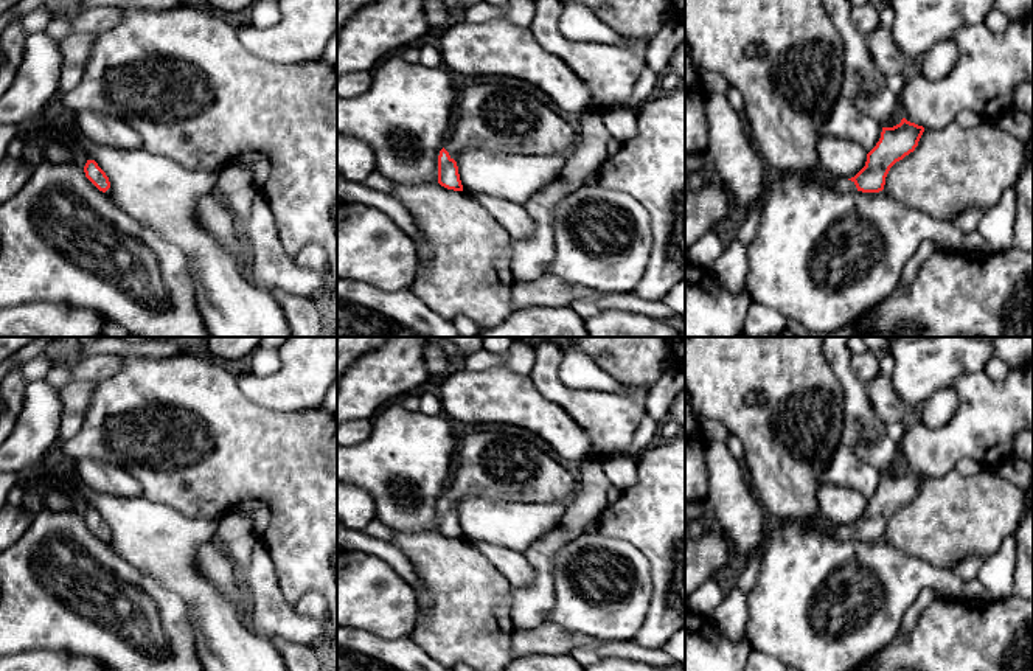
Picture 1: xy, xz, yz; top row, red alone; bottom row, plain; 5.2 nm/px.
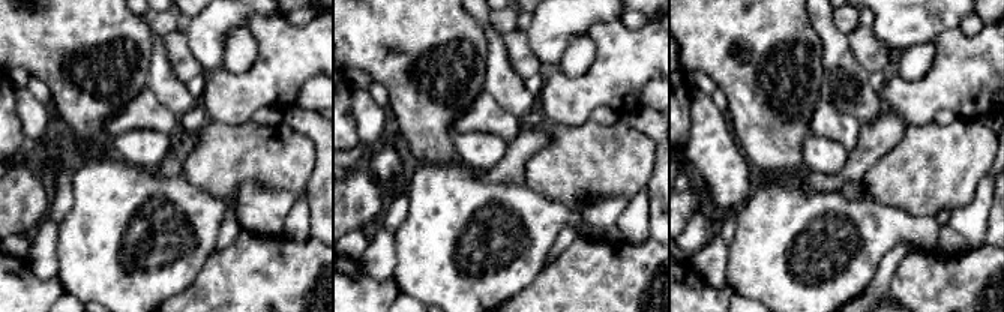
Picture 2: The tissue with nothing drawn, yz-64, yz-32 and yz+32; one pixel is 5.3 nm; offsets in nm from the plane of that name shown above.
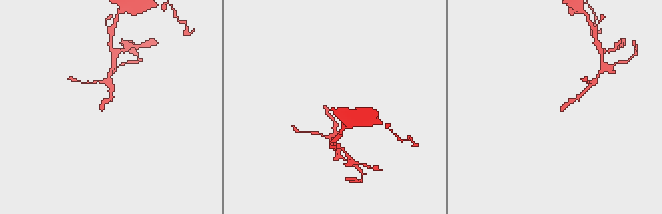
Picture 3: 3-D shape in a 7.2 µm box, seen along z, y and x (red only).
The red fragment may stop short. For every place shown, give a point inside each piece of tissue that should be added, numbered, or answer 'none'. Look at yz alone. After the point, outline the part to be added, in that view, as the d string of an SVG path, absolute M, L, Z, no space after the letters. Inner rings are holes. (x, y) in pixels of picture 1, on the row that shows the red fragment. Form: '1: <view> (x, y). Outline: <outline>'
1: yz (844, 185). Outline: M830 177L830 182L837 191L842 191L842 193L857 189L854 182L848 179Z

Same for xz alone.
1: xz (494, 117). Outline: M458 81L455 118L444 144L450 158L474 148L534 157L564 155L576 141L578 134L570 124L531 93Z

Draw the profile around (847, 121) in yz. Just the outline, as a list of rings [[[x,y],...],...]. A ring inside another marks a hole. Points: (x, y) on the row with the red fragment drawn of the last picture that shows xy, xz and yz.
[[[839,95],[831,115],[820,127],[823,137],[837,137],[859,143],[870,152],[881,138],[882,124],[864,115],[848,98]]]

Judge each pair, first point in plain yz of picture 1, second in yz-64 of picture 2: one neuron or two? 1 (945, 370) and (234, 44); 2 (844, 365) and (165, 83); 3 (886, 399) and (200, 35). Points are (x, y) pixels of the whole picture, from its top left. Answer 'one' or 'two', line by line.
1: two
2: one
3: two

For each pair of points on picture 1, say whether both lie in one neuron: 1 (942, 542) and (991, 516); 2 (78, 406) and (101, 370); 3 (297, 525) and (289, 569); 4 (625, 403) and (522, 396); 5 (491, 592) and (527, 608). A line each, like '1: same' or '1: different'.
1: same
2: same
3: same
4: different
5: different

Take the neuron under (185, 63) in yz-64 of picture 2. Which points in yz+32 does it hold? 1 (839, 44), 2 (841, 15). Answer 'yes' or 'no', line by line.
1: no
2: yes

